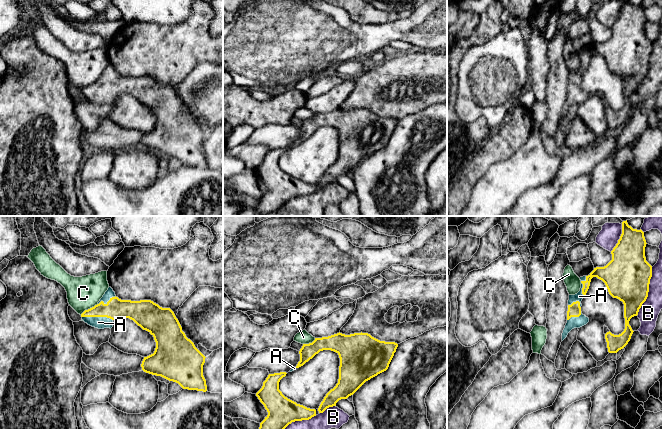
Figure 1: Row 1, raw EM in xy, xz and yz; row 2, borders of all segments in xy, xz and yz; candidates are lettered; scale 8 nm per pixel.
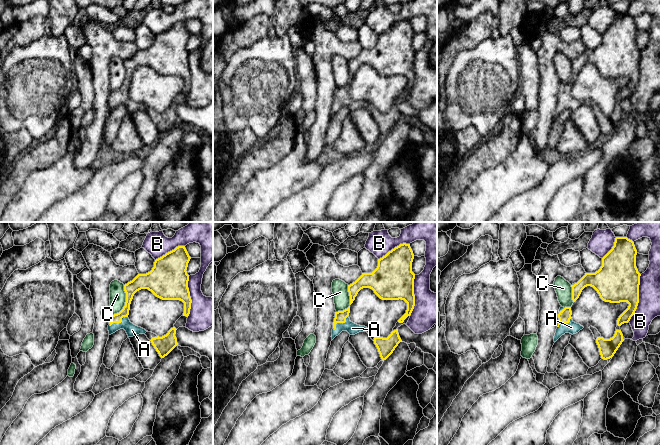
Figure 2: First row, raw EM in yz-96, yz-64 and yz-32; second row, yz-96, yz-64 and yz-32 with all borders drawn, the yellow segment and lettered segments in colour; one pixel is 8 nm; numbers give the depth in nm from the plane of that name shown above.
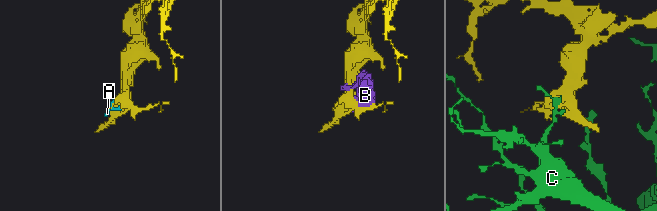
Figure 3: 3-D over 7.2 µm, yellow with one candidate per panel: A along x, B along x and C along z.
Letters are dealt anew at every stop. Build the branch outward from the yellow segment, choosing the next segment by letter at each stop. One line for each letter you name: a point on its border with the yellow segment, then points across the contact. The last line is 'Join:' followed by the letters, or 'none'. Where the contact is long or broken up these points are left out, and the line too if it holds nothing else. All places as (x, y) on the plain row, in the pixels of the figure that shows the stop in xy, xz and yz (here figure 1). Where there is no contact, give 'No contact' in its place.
A: Touches yellow at xy (97, 92)
Join: A

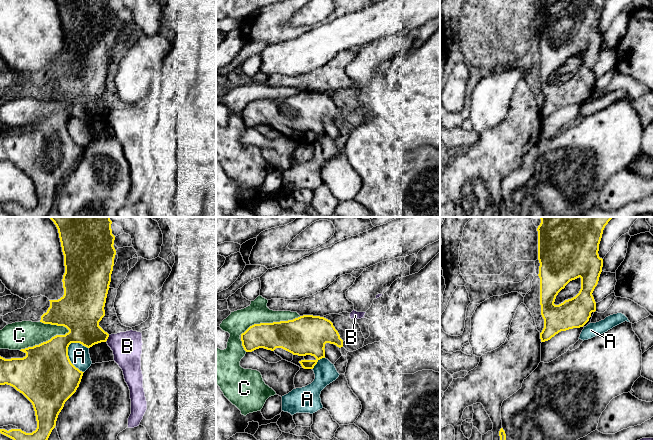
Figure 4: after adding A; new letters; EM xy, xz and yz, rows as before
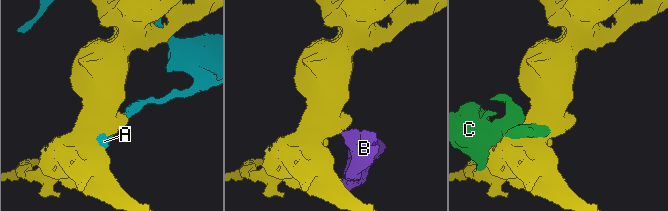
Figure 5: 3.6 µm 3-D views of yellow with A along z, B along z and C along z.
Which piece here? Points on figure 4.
Join: none

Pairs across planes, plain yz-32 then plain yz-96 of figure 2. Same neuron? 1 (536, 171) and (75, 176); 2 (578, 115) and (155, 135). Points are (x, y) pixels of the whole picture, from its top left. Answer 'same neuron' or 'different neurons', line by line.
1: same neuron
2: same neuron

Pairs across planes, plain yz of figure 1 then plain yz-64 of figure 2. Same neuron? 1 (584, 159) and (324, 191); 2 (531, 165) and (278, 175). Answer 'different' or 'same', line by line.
1: same
2: same

